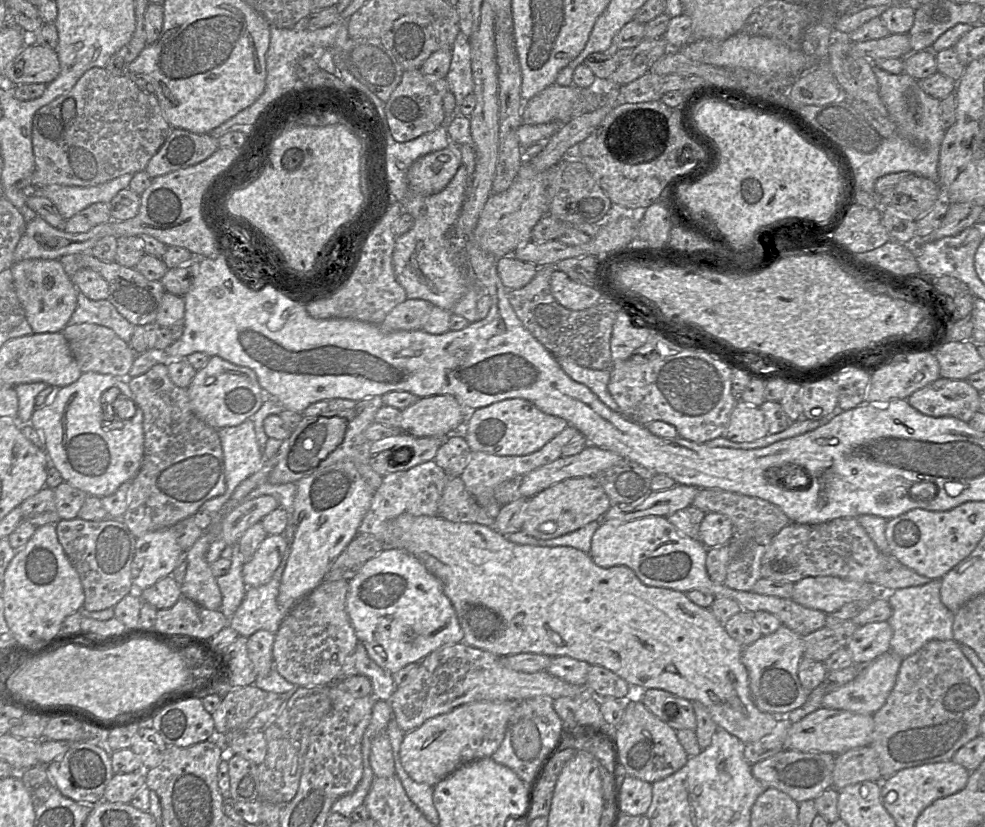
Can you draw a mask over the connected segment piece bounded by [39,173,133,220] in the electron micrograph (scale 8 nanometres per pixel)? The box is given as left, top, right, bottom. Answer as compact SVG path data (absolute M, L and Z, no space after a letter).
M128 173L92 187L50 185L39 190L67 220L91 204L110 203L120 190L129 187L132 177L133 174Z

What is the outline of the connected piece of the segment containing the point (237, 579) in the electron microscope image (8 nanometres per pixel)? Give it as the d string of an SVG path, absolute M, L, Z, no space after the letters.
M237 543L227 546L231 546L233 550L231 567L225 575L217 577L216 581L222 595L220 611L230 620L242 603L247 587L243 582L241 573L243 558L239 546Z

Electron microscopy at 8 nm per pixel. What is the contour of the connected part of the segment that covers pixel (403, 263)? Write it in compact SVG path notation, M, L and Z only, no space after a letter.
M461 165L442 191L429 196L415 195L410 190L405 193L404 211L412 215L414 224L408 232L397 237L393 252L393 266L396 280L404 288L408 299L426 300L434 306L451 311L470 285L475 285L476 277L469 262L464 255L459 256L458 247L452 243L452 229L467 197L469 185L470 177L467 169Z

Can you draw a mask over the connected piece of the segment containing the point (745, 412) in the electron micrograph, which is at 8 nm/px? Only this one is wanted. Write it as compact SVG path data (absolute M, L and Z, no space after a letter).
M738 397L723 437L732 442L742 443L754 442L767 435L767 421L760 407L748 405Z

